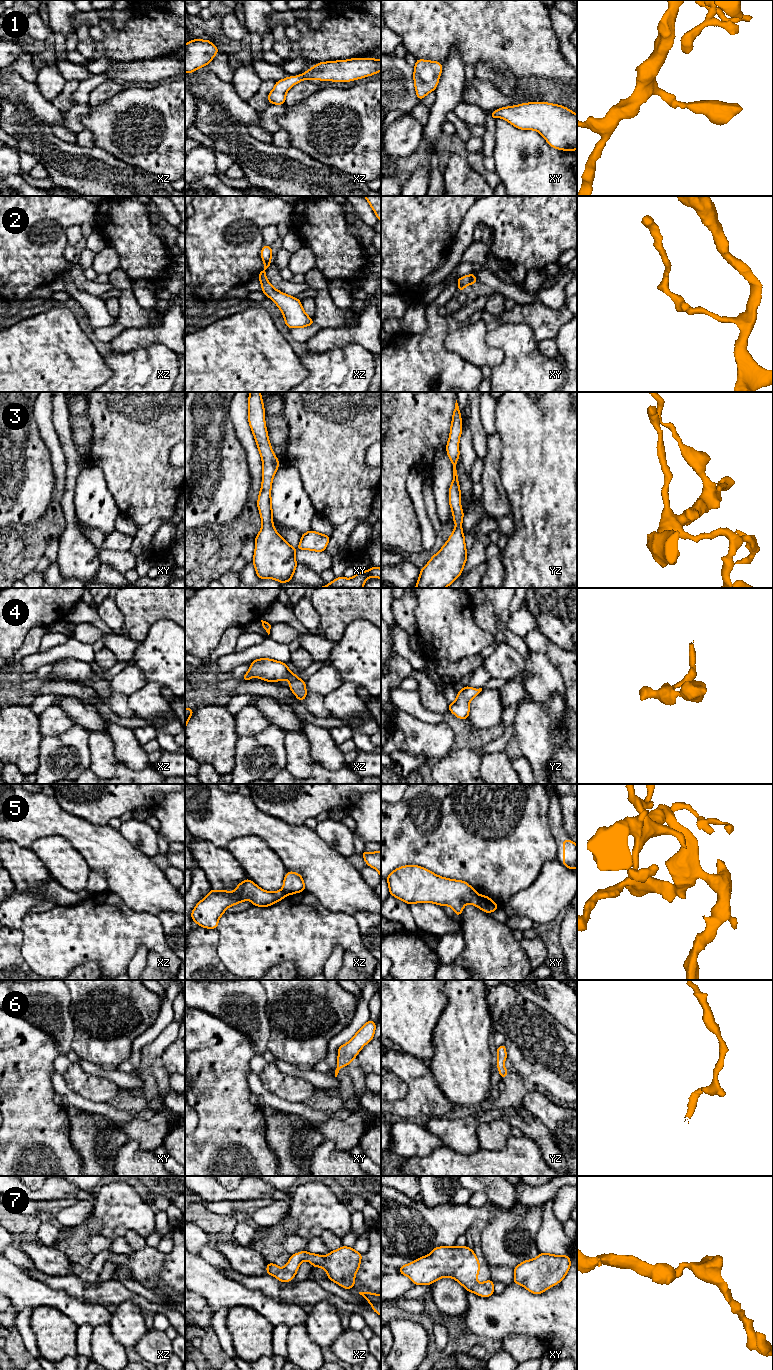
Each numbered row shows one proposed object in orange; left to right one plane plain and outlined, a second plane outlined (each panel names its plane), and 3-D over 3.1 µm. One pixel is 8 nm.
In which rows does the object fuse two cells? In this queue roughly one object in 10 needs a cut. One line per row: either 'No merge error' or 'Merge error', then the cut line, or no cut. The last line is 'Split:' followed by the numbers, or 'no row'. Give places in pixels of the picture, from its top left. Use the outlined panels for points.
1: No merge error. No split
2: No merge error. No split
3: No merge error. No split
4: No merge error. No split
5: Merge error. Split along xy (478, 895), (481, 908)
6: No merge error. No split
7: No merge error. No split
Split: 5

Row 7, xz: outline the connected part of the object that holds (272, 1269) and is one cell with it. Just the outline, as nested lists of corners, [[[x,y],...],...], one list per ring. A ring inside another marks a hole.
[[[346,1246],[331,1251],[327,1256],[301,1251],[291,1255],[283,1268],[274,1263],[267,1263],[266,1271],[268,1275],[277,1277],[280,1282],[291,1282],[301,1262],[306,1260],[313,1267],[323,1268],[331,1281],[349,1290],[355,1285],[355,1274],[360,1268],[362,1255]]]

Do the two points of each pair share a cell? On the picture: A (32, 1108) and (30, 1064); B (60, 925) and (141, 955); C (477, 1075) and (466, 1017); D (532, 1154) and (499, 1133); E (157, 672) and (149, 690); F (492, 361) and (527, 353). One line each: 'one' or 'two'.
A: one
B: two
C: one
D: two
E: two
F: two

